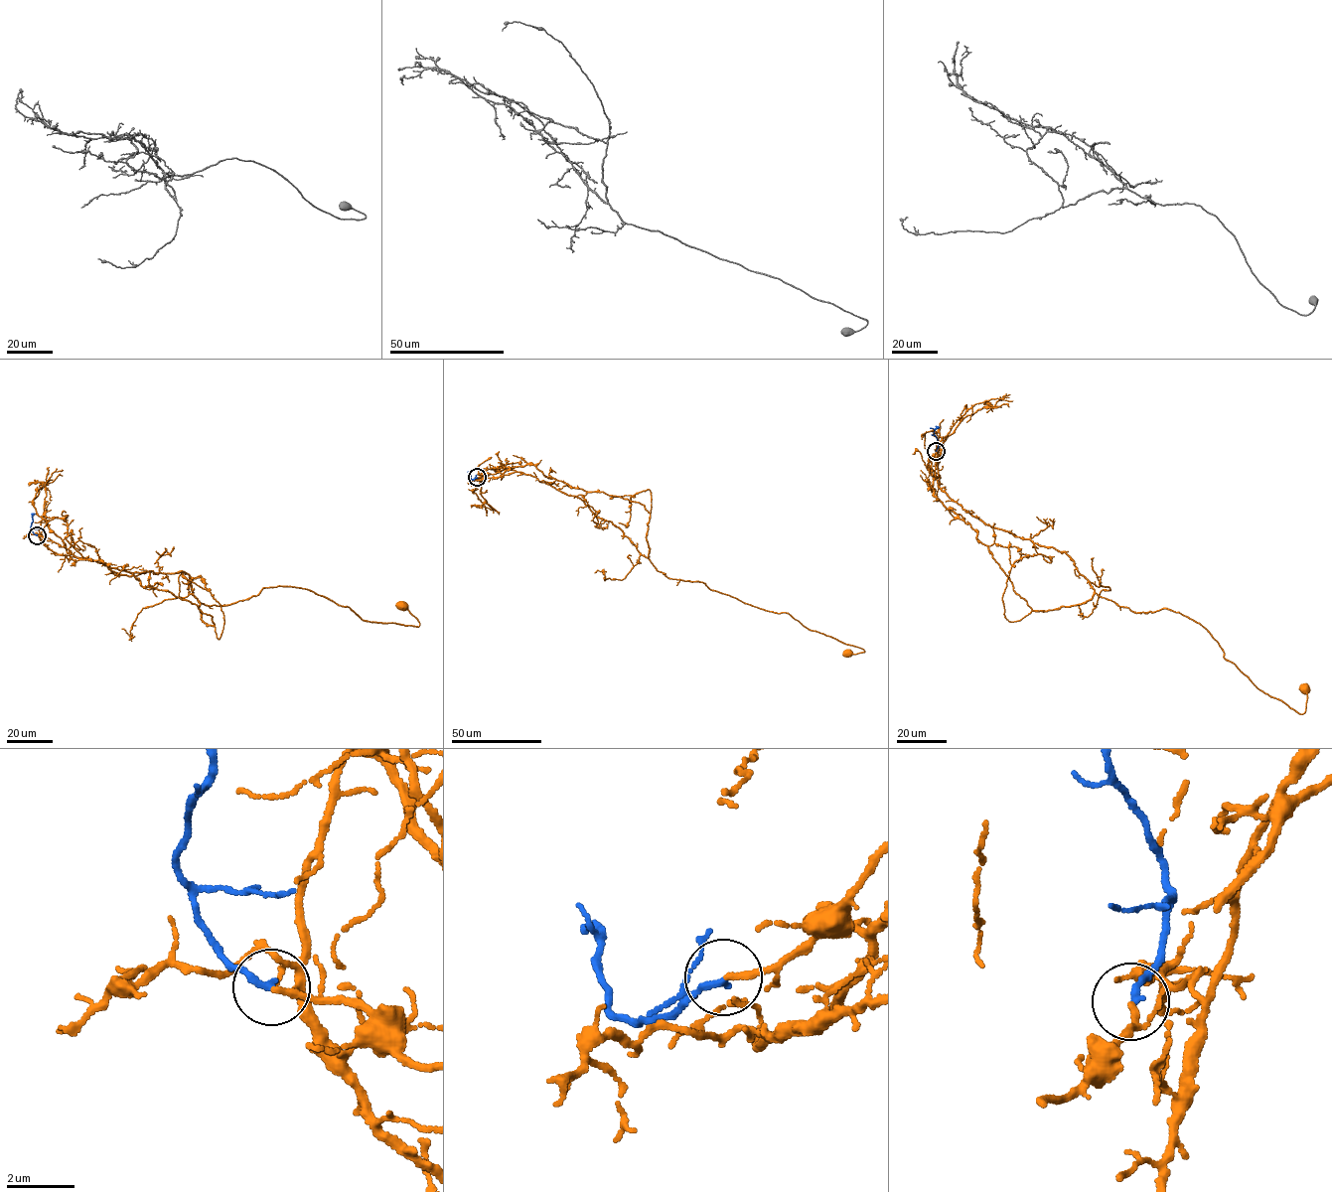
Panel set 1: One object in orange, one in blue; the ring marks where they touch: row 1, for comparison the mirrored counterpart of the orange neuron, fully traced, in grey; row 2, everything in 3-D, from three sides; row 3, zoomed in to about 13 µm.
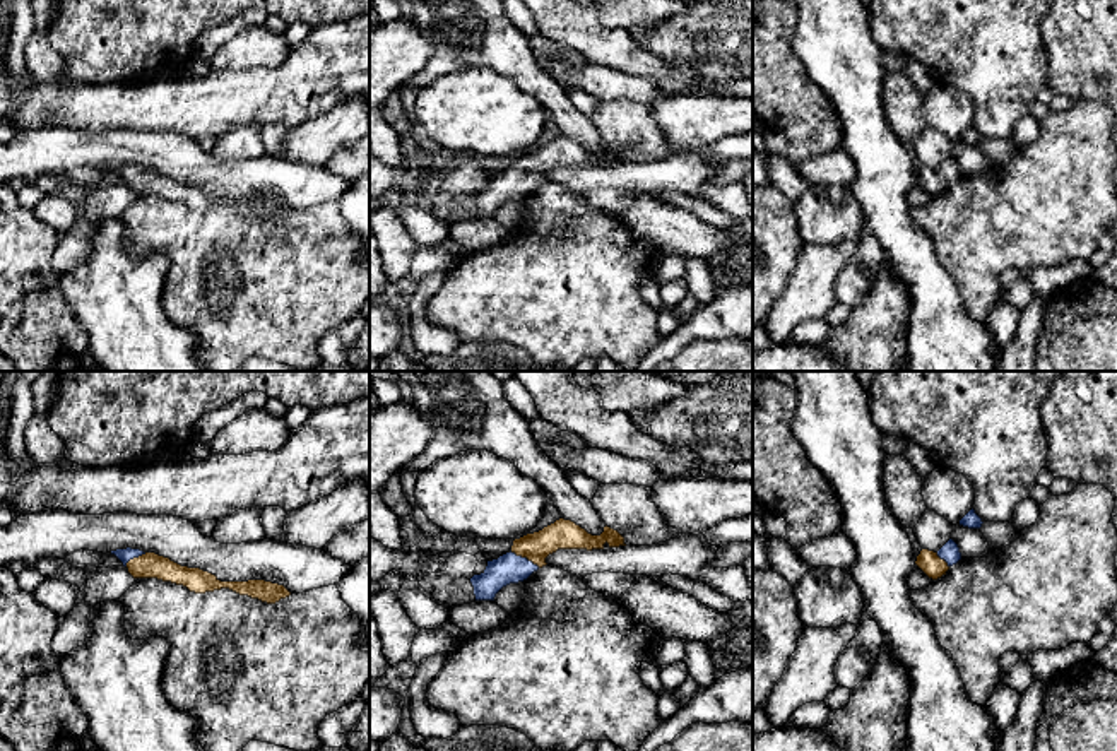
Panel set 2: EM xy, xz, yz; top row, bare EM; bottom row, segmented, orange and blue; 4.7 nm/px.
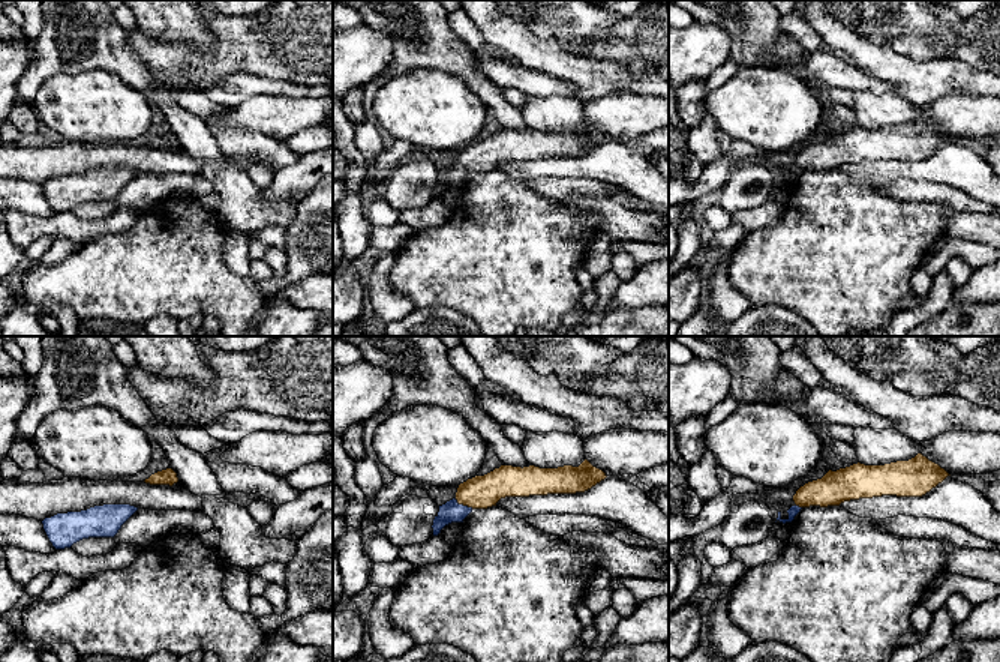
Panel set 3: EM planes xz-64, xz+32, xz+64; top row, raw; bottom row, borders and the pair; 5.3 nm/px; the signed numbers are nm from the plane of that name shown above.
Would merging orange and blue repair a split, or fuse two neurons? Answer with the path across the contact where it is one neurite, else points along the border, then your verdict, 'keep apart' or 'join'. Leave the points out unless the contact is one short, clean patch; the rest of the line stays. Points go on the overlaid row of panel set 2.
runs through xz (563, 534), (539, 544), (525, 556), (508, 568); join

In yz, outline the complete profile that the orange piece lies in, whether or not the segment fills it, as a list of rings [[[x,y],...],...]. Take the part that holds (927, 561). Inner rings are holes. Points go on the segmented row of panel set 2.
[[[949,539],[937,553],[922,549],[915,565],[932,580],[941,578],[961,559],[958,544]]]

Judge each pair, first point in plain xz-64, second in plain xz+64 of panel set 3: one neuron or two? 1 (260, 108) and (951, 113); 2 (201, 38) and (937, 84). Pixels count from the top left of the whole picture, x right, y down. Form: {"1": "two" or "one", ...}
{"1": "one", "2": "one"}

